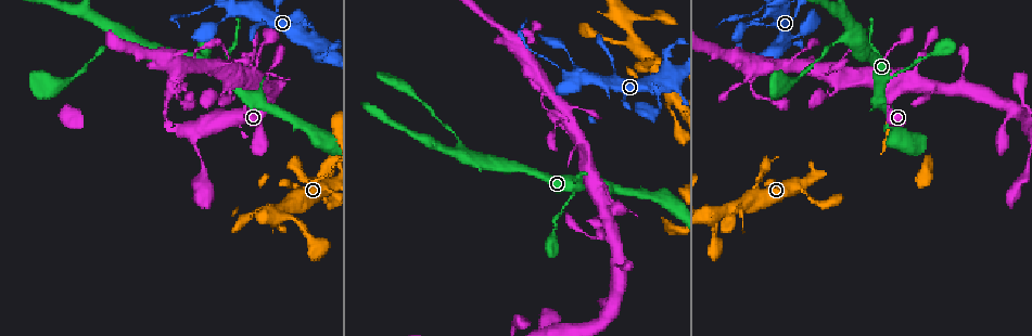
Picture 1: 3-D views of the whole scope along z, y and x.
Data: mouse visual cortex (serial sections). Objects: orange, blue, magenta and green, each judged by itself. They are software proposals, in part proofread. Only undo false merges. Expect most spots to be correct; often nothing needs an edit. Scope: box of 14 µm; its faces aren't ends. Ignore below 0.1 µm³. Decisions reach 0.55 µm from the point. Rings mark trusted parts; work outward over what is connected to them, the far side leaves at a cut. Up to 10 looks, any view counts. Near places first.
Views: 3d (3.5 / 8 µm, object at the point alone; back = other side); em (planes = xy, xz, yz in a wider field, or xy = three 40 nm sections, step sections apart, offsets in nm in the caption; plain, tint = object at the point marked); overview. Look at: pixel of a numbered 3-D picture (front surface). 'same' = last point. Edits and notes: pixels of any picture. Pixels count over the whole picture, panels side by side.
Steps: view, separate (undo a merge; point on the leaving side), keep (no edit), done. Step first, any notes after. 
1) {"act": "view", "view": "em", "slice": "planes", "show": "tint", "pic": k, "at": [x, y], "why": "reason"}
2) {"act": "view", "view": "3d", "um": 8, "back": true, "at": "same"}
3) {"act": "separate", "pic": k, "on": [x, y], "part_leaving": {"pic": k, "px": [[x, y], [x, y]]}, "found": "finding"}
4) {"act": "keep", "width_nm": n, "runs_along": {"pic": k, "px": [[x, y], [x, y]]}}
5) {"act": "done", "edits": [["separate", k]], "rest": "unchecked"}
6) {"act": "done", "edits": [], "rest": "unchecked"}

{"act": "view", "view": "3d", "um": 3.5, "pic": 1, "at": [893, 94], "why": "four arms meet"}

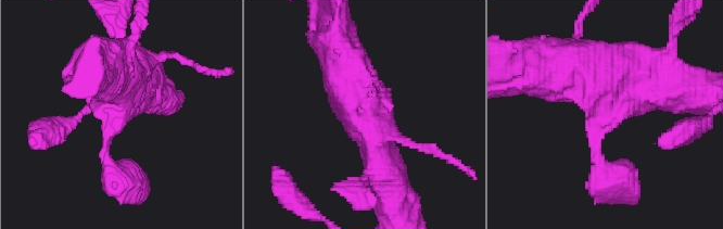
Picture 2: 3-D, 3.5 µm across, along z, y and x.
{"act": "view", "view": "em", "slice": "xy", "step": 5, "show": "tint", "pic": 2, "at": [122, 108], "arms": 4, "arm_widths_nm": [150, 500, 600, 600], "why": "shape alone is not enough"}

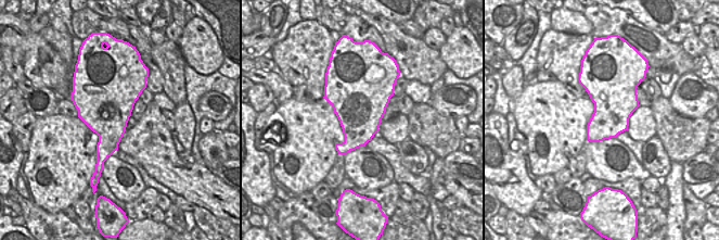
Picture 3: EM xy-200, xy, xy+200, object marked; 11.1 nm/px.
{"act": "keep", "width_nm": 600, "runs_along": {"pic": 2, "px": [[604, 174], [595, 130], [611, 110], [556, 73]]}, "found": "all the same cell"}

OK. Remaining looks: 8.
{"act": "view", "view": "3d", "um": 3.5, "pic": 1, "at": [230, 11], "why": "calibre changes"}

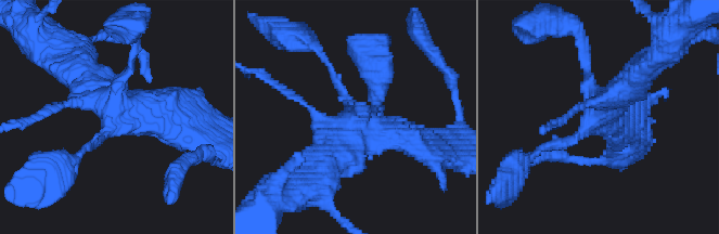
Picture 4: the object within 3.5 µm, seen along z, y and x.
{"act": "view", "view": "em", "slice": "xy", "step": 1, "show": "tint", "pic": 4, "at": [111, 120]}

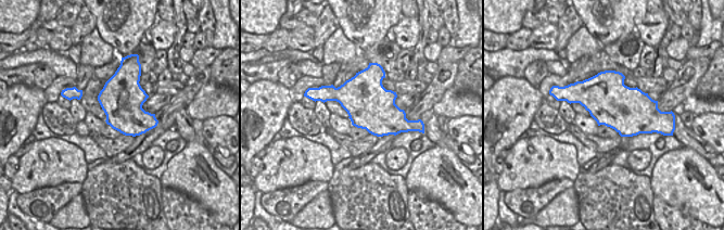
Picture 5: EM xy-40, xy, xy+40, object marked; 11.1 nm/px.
{"act": "keep", "runs_along": {"pic": 4, "px": [[406, 140], [356, 126], [325, 59]]}, "found": "one cell here"}

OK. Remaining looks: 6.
{"act": "view", "view": "3d", "um": 8, "pic": 1, "at": [521, 46], "why": "sudden change in width"}

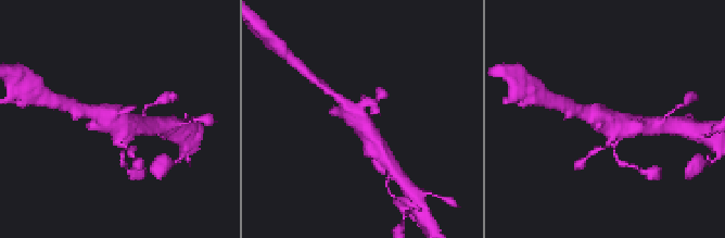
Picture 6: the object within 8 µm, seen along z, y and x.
{"act": "view", "view": "3d", "um": 3.5, "pic": 6, "at": [116, 113]}

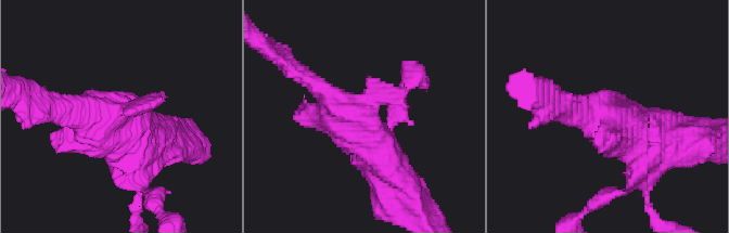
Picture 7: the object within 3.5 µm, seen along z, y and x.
{"act": "keep", "runs_along": {"pic": 7, "px": [[668, 143], [590, 106], [602, 90]]}, "found": "one cell here"}

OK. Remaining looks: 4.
{"act": "view", "view": "em", "slice": "xy", "step": 2, "show": "tint", "pic": 1, "at": [467, 151], "why": "two arms in line, one across"}

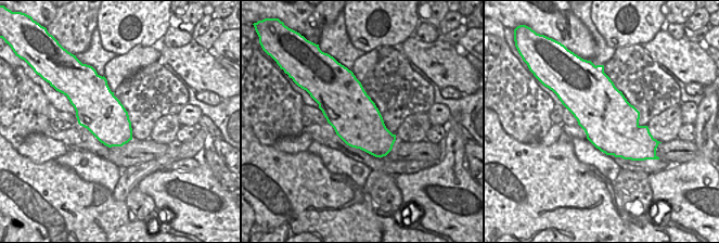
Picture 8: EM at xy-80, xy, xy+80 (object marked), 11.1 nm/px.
{"act": "view", "view": "3d", "um": 3.5, "at": "same", "why": "see where the arms go"}

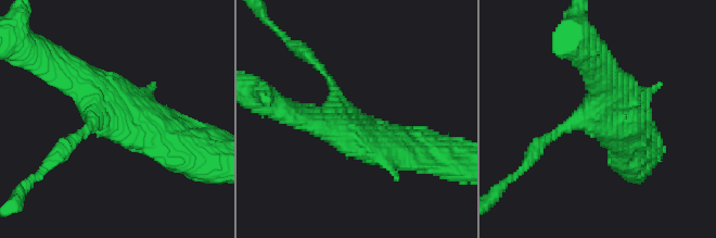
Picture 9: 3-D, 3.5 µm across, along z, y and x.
{"act": "keep", "runs_along": {"pic": 9, "px": [[187, 152], [74, 75]]}, "found": "all the same cell"}

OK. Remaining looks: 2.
{"act": "done", "edits": [], "rest": "unchecked"}

